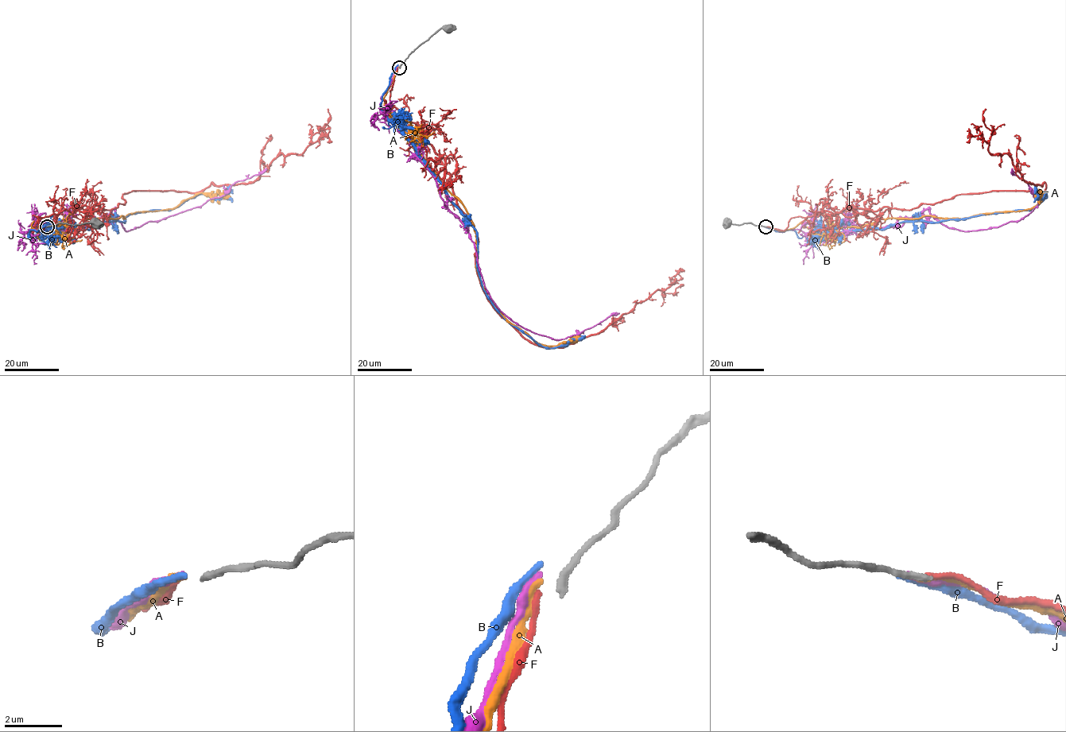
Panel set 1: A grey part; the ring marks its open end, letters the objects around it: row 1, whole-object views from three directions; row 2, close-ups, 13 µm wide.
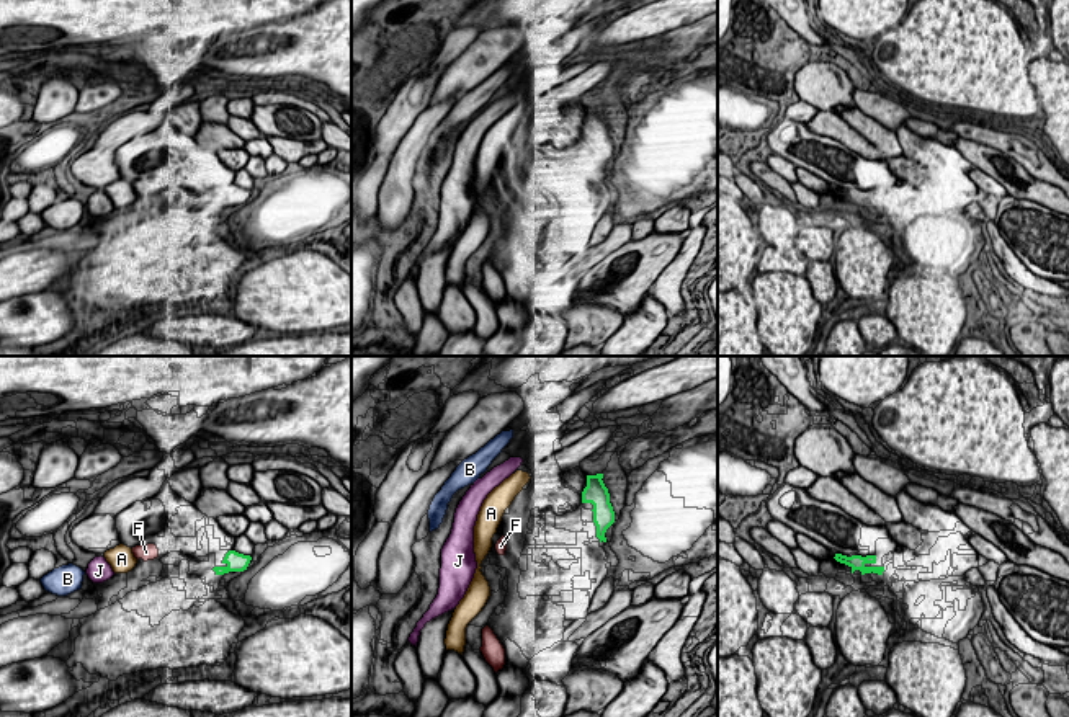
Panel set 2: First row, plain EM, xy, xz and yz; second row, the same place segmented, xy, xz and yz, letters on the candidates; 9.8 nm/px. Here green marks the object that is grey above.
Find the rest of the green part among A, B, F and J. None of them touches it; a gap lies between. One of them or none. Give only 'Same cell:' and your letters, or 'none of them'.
Same cell: F

